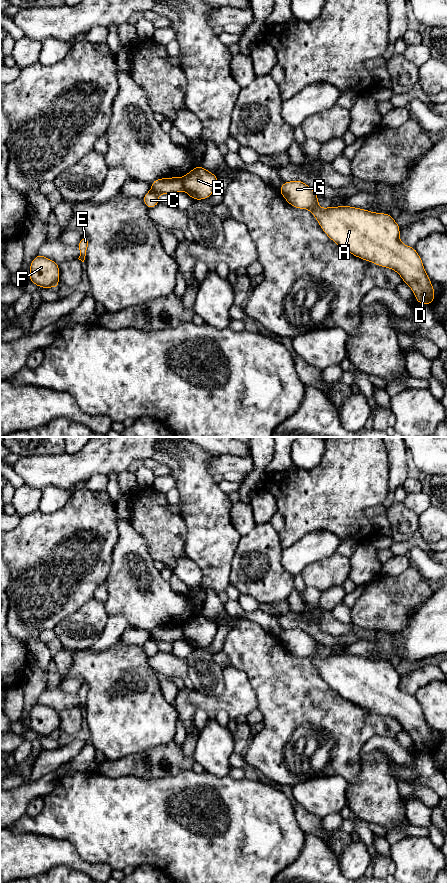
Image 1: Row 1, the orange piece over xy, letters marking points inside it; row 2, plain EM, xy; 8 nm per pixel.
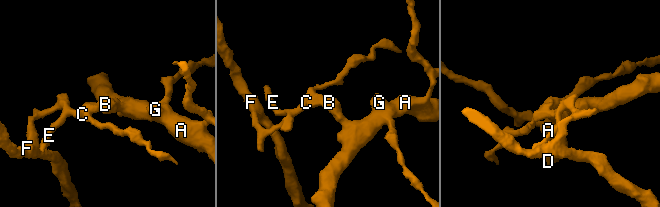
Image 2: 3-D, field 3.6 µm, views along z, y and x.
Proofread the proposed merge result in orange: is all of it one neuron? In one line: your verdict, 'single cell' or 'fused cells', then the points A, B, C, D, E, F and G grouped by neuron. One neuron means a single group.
fused cells; groups A B D G / C E F

